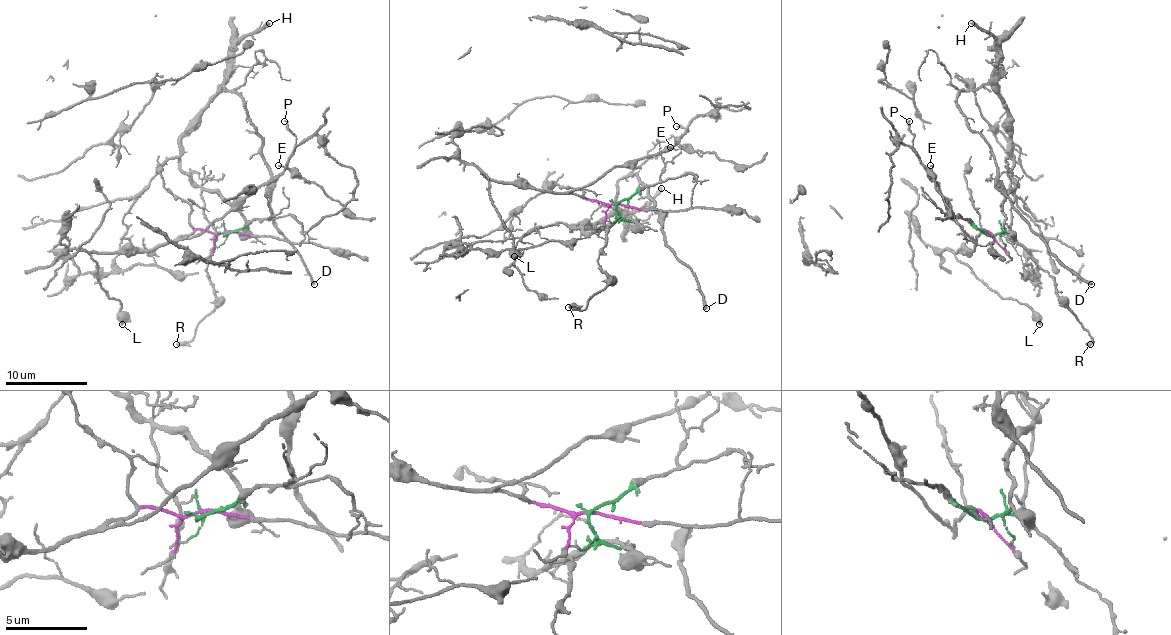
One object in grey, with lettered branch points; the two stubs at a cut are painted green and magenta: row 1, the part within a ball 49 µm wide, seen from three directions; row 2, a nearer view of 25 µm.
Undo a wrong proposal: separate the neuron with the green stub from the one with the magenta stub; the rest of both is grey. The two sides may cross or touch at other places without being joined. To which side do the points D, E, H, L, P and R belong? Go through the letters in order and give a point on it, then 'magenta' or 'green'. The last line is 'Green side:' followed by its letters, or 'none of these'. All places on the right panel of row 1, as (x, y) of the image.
D: at (1091, 284); green
E: at (930, 165); magenta
H: at (971, 23); green
L: at (1039, 324); magenta
P: at (909, 121); magenta
R: at (1090, 344); green
Green side: D, H, R

